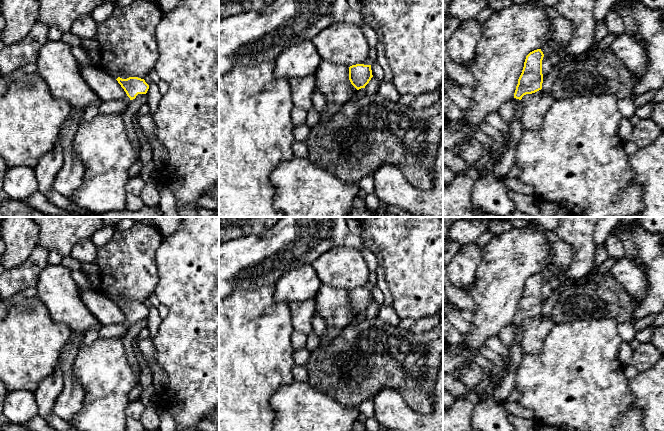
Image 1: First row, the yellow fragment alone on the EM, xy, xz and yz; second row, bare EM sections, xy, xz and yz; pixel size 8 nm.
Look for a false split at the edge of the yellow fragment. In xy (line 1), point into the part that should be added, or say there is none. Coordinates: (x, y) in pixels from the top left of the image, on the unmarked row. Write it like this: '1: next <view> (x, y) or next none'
1: next xy (111, 331)

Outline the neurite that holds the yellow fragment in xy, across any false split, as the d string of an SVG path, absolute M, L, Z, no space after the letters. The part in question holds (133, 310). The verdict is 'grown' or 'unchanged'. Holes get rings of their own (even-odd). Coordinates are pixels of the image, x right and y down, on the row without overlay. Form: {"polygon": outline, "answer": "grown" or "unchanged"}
{"polygon": "M129 301L116 303L127 318L127 321L122 324L102 325L98 338L101 339L122 339L129 330L131 324L135 323L138 318L146 318L149 309L144 303L138 301Z", "answer": "grown"}

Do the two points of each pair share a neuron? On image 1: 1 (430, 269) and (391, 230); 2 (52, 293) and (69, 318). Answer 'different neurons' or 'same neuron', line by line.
1: same neuron
2: same neuron

